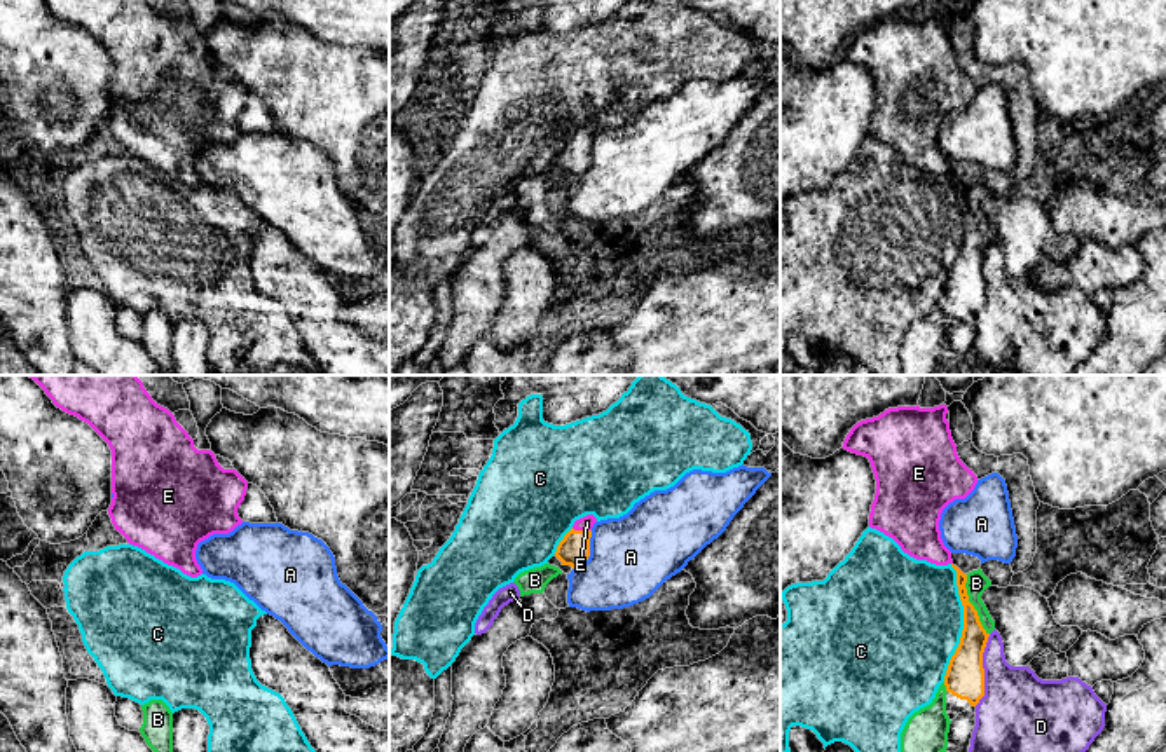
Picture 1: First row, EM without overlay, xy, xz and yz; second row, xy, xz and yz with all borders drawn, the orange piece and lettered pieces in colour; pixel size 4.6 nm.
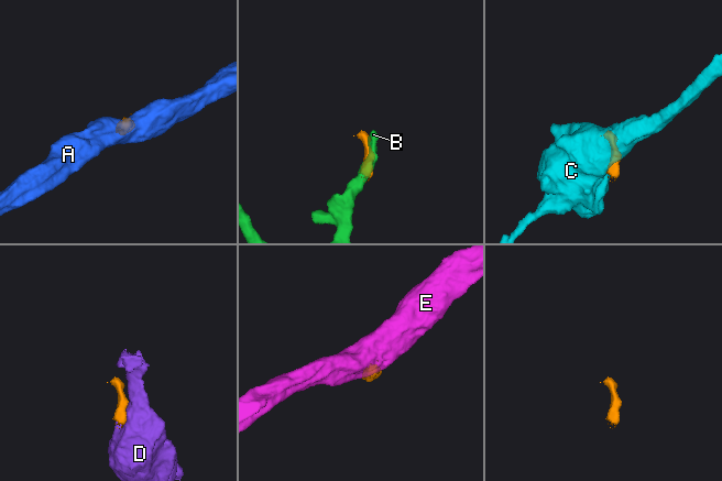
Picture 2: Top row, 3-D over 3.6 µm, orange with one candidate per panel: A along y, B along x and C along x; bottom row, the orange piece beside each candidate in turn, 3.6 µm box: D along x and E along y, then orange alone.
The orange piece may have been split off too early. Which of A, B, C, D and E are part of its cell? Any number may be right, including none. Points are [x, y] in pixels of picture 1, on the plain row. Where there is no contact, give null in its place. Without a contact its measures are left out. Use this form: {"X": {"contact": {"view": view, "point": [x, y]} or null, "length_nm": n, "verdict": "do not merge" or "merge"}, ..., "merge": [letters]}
{"A": {"contact": {"view": "xz", "point": [589, 161]}, "length_nm": 200, "verdict": "do not merge"}, "B": {"contact": {"view": "yz", "point": [971, 213]}, "length_nm": 300, "verdict": "do not merge"}, "C": {"contact": {"view": "yz", "point": [964, 232]}, "length_nm": 550, "verdict": "do not merge"}, "D": {"contact": {"view": "yz", "point": [983, 280]}, "length_nm": 340, "verdict": "do not merge"}, "E": {"contact": {"view": "xz", "point": [582, 140]}, "length_nm": 90, "verdict": "merge"}, "merge": ["E"]}

